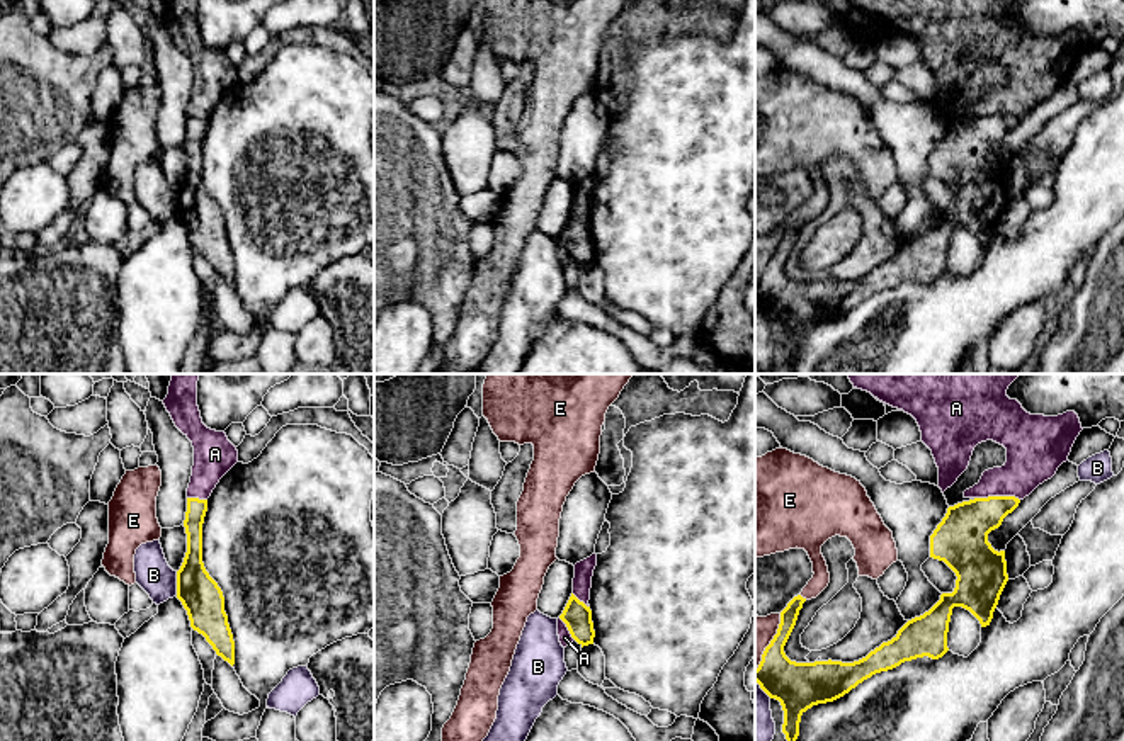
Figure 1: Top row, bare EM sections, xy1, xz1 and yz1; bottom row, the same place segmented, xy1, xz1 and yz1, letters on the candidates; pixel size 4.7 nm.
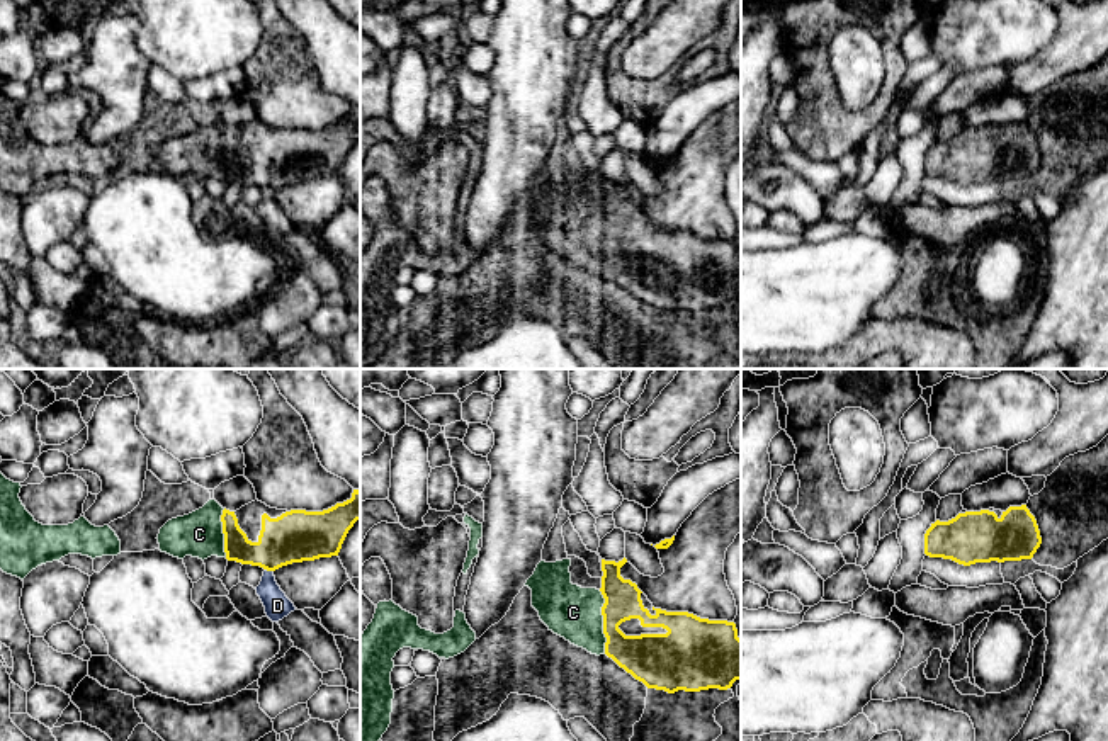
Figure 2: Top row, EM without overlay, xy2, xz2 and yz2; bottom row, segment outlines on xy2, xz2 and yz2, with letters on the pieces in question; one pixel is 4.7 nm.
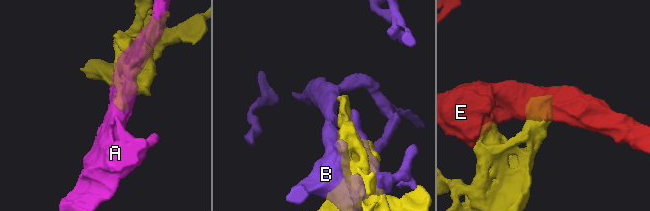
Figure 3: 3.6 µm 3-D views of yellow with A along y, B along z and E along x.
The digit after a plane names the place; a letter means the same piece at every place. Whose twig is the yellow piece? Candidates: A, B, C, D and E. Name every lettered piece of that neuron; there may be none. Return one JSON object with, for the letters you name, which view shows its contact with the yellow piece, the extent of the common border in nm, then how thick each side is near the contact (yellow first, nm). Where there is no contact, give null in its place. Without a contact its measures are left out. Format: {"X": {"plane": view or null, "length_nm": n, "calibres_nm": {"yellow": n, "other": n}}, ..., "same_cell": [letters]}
{"C": {"plane": "xz2", "length_nm": 300, "calibres_nm": {"yellow": 220, "other": 260}}, "same_cell": ["C"]}

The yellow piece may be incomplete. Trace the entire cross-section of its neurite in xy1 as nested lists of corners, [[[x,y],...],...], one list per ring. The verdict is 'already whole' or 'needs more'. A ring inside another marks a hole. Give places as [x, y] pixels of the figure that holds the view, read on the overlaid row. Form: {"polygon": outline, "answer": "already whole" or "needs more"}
{"polygon": [[[187,498],[187,552],[177,571],[177,598],[187,610],[190,627],[202,634],[218,656],[235,665],[235,641],[224,612],[224,597],[202,563],[202,523],[207,500]]], "answer": "already whole"}

